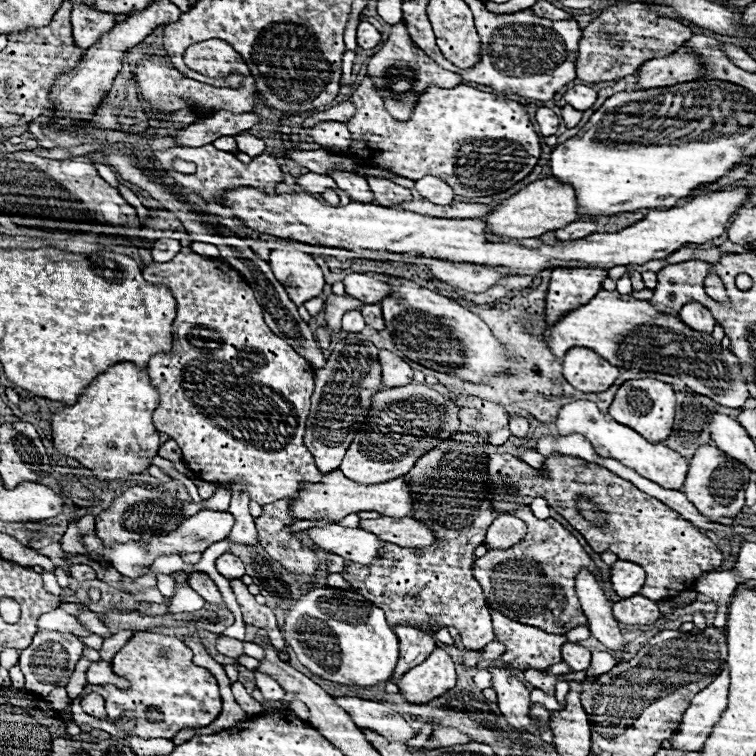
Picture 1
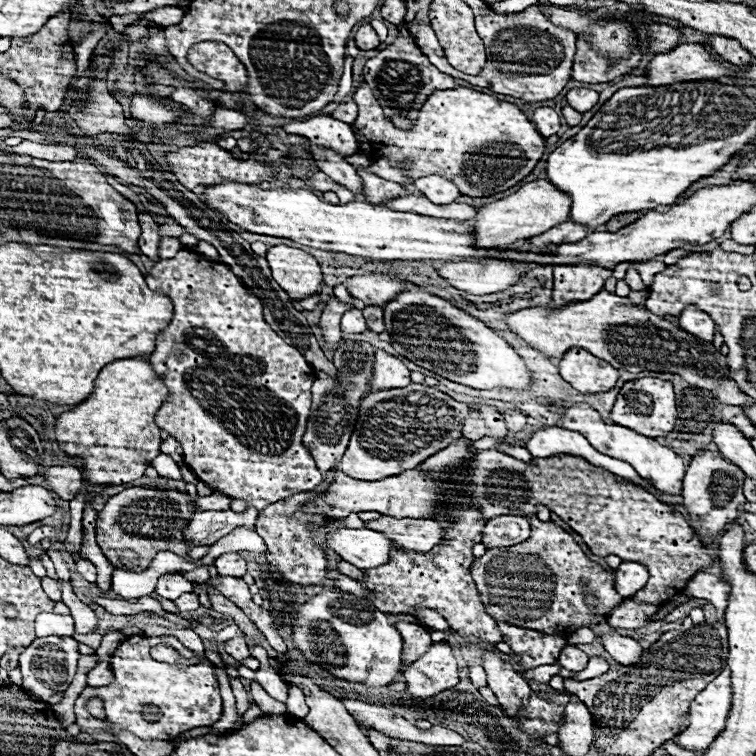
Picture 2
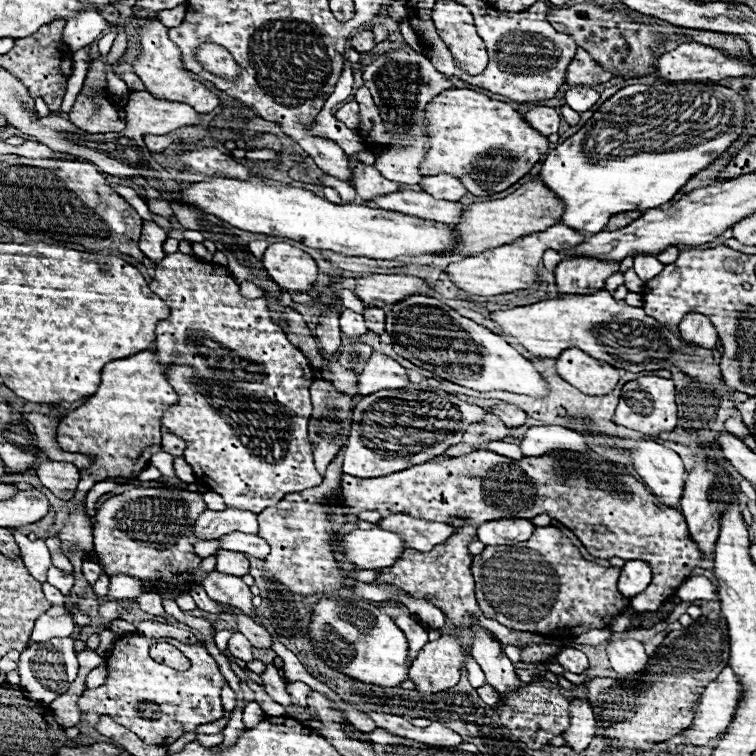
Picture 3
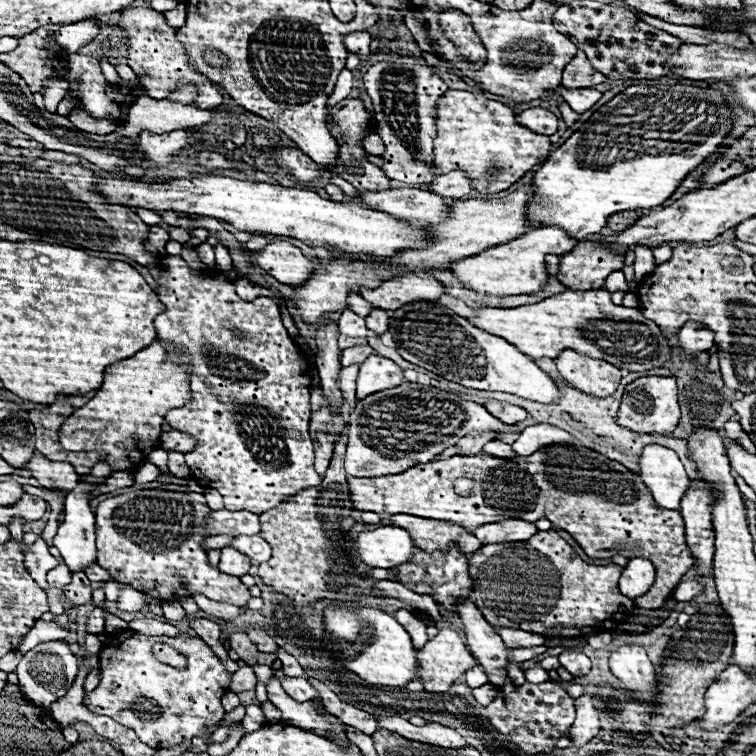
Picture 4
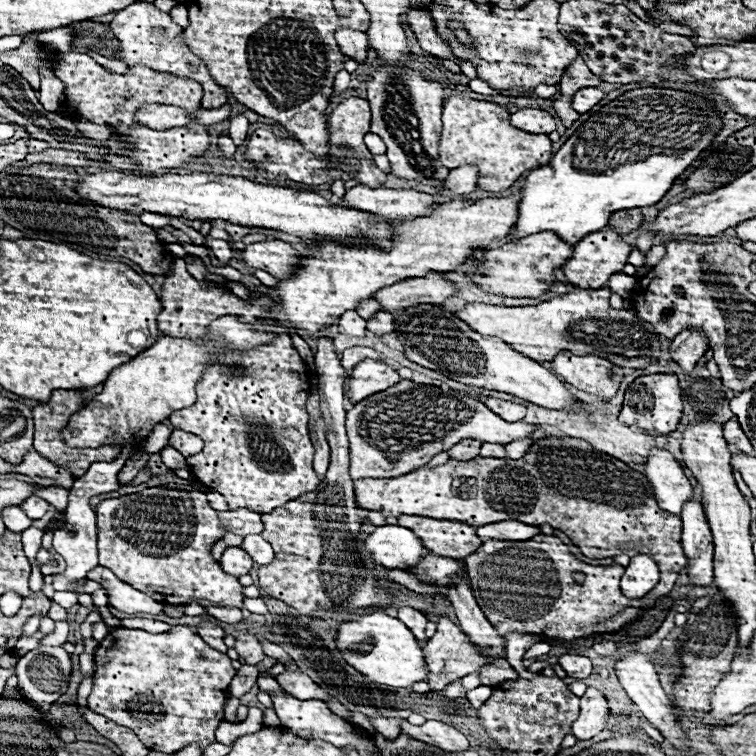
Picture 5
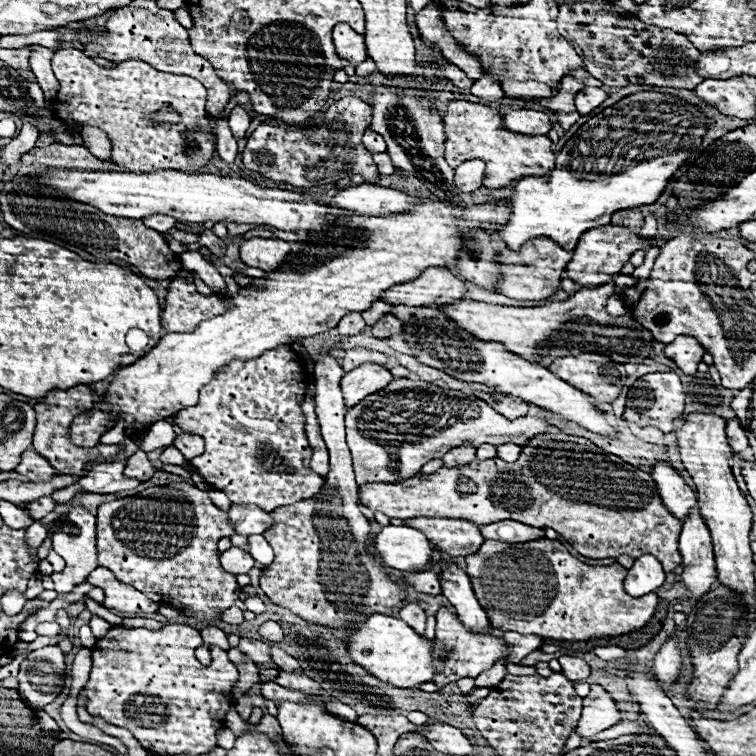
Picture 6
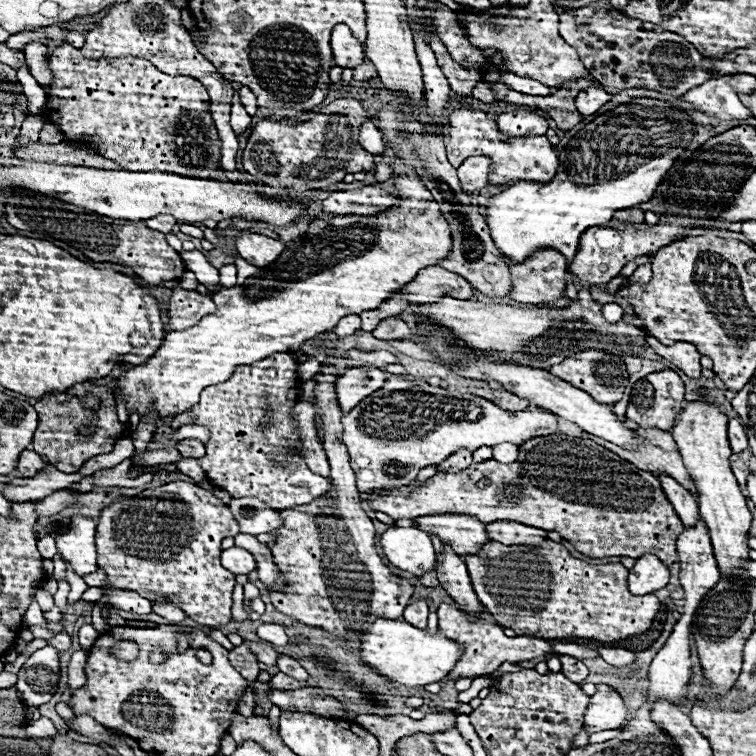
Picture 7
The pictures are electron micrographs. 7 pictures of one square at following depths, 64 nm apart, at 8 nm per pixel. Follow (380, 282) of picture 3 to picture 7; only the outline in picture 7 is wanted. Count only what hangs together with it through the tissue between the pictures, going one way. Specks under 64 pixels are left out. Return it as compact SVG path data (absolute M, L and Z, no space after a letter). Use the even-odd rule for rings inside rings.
M426 266L412 282L404 284L402 290L392 292L390 298L406 298L410 304L426 304L439 302L441 297L437 296L462 296L464 300L470 300L472 286L462 276L446 272L446 268Z

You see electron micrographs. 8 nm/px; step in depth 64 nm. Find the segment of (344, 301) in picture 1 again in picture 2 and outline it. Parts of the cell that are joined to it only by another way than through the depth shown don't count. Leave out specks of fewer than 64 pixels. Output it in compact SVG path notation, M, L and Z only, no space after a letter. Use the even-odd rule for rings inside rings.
M336 296L328 298L326 302L326 308L320 316L320 328L322 328L322 334L324 334L324 340L326 344L338 344L340 338L342 338L342 330L340 330L340 318L342 318L342 312L350 310L354 304L346 304L342 300L338 300Z

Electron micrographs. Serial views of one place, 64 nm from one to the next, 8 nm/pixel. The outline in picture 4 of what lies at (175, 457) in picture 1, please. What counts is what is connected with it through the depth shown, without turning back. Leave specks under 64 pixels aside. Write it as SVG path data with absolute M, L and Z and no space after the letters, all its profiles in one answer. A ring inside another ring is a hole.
M176 430L164 432L160 438L160 448L164 448L164 450L188 452L188 450L194 450L194 446L196 446L196 440L192 436L186 436L186 434L176 432Z

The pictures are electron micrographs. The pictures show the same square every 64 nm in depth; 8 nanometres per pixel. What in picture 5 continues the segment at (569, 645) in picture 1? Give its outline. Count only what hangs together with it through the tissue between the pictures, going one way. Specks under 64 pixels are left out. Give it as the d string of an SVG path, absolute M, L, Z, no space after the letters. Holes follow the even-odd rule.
M562 654L560 656L560 666L568 672L570 678L588 678L592 672L592 664L586 656L578 654Z

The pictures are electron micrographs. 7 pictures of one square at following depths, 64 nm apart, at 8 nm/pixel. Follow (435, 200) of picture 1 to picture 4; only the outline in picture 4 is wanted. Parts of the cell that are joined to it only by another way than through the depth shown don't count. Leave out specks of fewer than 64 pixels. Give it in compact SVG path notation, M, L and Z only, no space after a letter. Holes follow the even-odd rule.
M460 170L436 176L430 184L428 190L432 190L434 194L446 198L446 200L460 200L462 196L466 196L472 188L468 184L468 176Z

